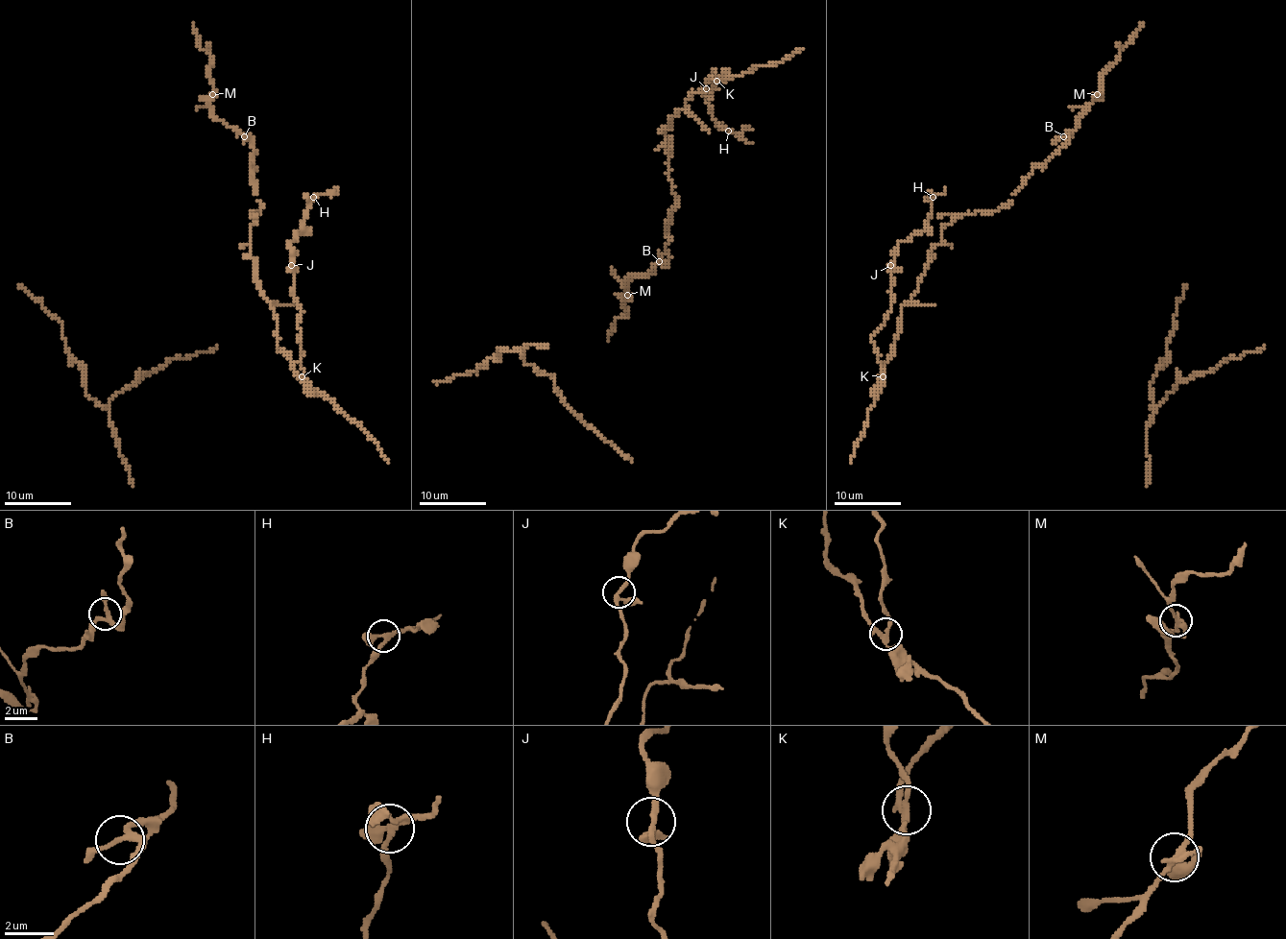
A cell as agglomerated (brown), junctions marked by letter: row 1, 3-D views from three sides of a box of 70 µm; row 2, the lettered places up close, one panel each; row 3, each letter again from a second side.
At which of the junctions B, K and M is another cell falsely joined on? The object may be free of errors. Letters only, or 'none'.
K

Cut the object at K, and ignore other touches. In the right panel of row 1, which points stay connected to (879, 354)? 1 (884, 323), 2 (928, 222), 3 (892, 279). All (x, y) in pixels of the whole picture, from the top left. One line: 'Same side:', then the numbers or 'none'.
Same side: 1, 2, 3

